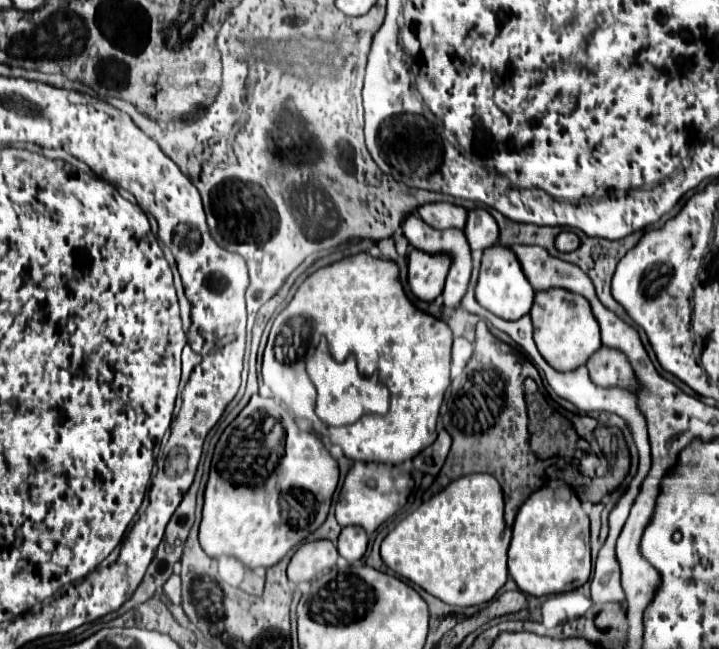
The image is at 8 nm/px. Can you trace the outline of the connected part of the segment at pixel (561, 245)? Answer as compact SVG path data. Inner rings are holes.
M563 231L557 235L555 245L559 251L575 251L579 247L579 237L573 231Z

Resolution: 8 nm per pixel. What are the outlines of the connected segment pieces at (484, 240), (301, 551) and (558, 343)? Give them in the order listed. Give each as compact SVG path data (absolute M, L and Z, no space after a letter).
M471 209L465 225L465 235L473 251L483 251L499 239L499 227L497 221L489 215L485 209Z
M319 539L301 545L287 567L287 577L291 581L311 581L323 569L335 567L337 547L329 539Z
M547 289L547 293L535 291L535 301L529 313L535 325L535 343L539 353L561 371L571 371L587 363L587 359L601 347L599 325L587 305L585 297L567 293L567 289Z

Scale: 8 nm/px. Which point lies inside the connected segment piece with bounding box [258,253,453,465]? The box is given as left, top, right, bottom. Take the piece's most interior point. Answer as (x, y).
(358, 303)

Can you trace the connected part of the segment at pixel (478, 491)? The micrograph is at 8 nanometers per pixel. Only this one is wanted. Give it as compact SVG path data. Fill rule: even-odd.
M473 473L451 481L443 491L407 515L381 543L381 557L397 575L413 581L433 597L455 607L487 603L507 581L507 549L511 527L505 525L505 501L499 481L489 473Z

